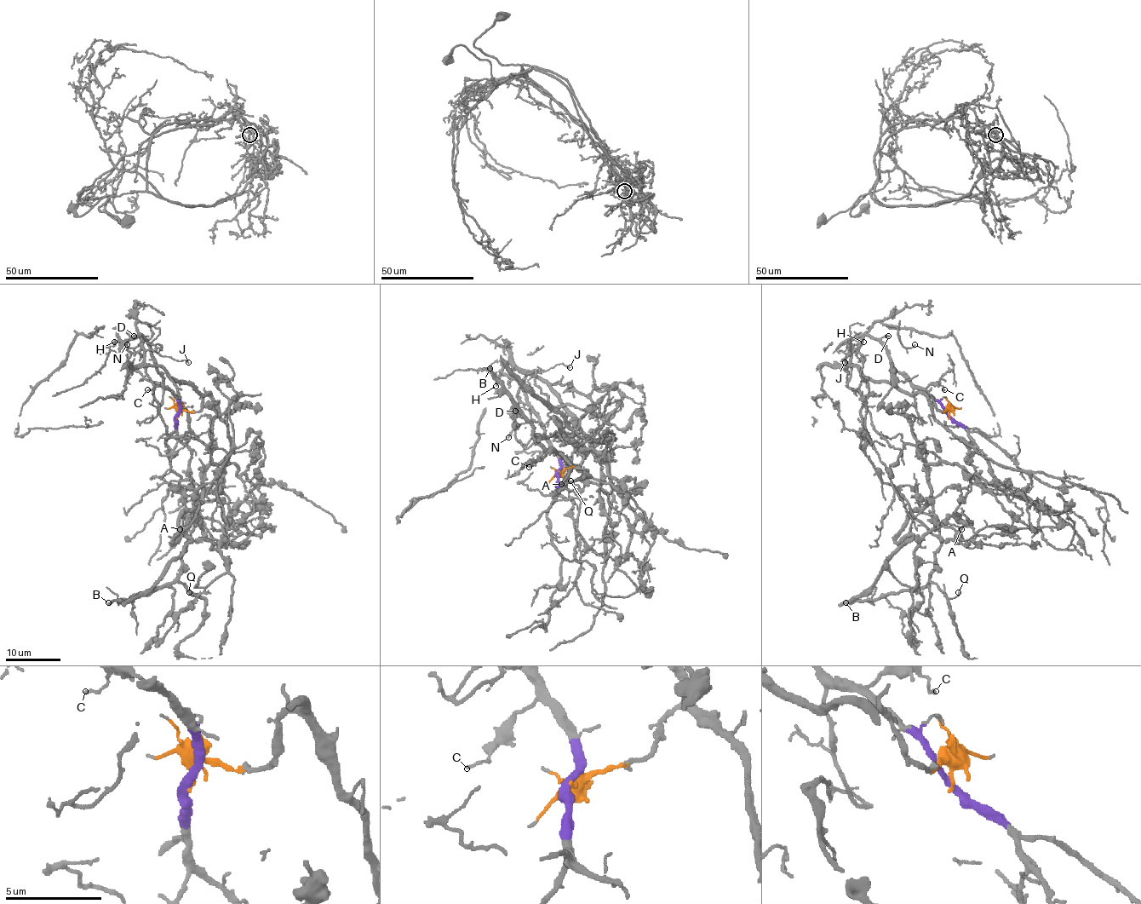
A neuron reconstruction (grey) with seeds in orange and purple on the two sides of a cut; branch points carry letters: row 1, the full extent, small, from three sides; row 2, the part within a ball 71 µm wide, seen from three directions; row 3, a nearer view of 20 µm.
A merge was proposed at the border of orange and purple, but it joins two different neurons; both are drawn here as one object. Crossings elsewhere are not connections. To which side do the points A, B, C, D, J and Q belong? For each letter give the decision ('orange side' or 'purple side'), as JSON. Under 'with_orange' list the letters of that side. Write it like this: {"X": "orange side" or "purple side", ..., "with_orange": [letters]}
{"A": "purple side", "B": "purple side", "C": "purple side", "D": "purple side", "J": "orange side", "Q": "purple side", "with_orange": ["J"]}

